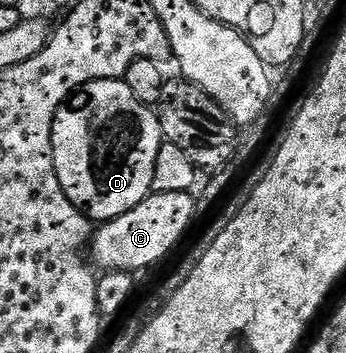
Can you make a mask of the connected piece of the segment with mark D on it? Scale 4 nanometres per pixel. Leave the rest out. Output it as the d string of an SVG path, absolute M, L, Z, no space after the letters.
M123 79L116 81L92 81L87 87L89 98L82 109L63 107L53 124L53 162L55 175L71 203L94 223L114 221L119 215L127 215L143 199L153 192L155 159L159 159L159 147L163 143L160 116L131 92Z

